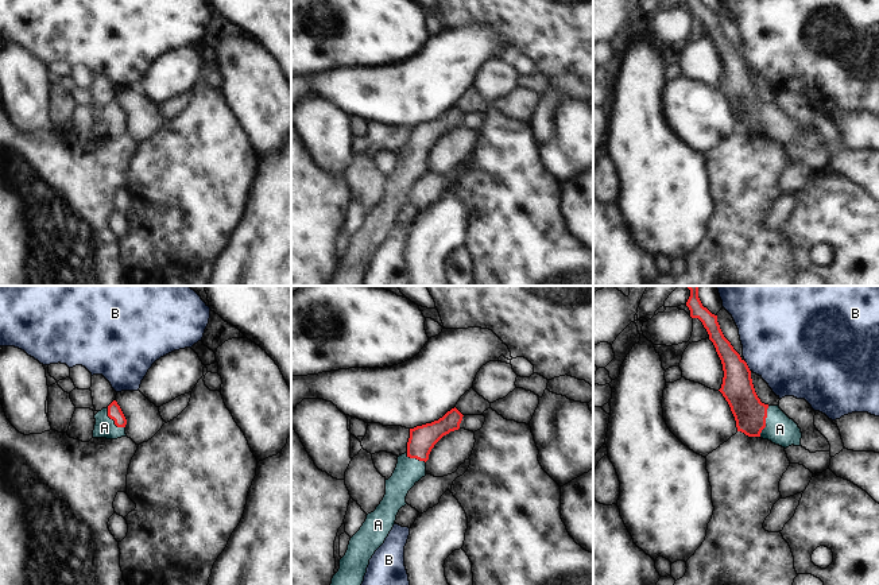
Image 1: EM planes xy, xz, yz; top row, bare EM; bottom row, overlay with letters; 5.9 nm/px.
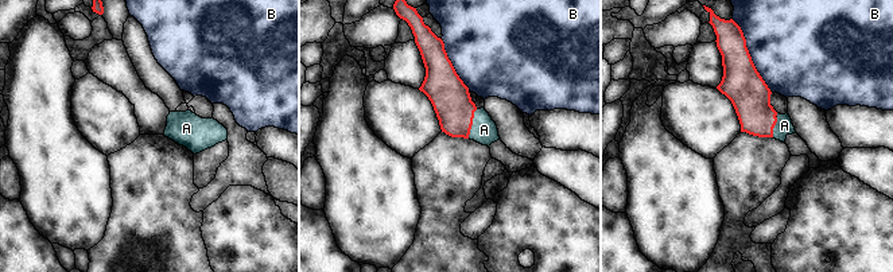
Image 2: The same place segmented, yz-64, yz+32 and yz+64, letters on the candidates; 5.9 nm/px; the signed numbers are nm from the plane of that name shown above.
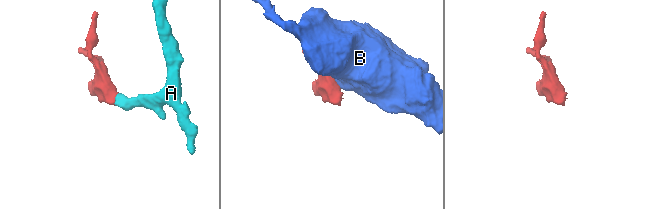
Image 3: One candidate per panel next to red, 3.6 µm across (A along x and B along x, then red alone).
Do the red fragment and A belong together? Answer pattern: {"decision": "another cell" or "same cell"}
{"decision": "same cell"}

